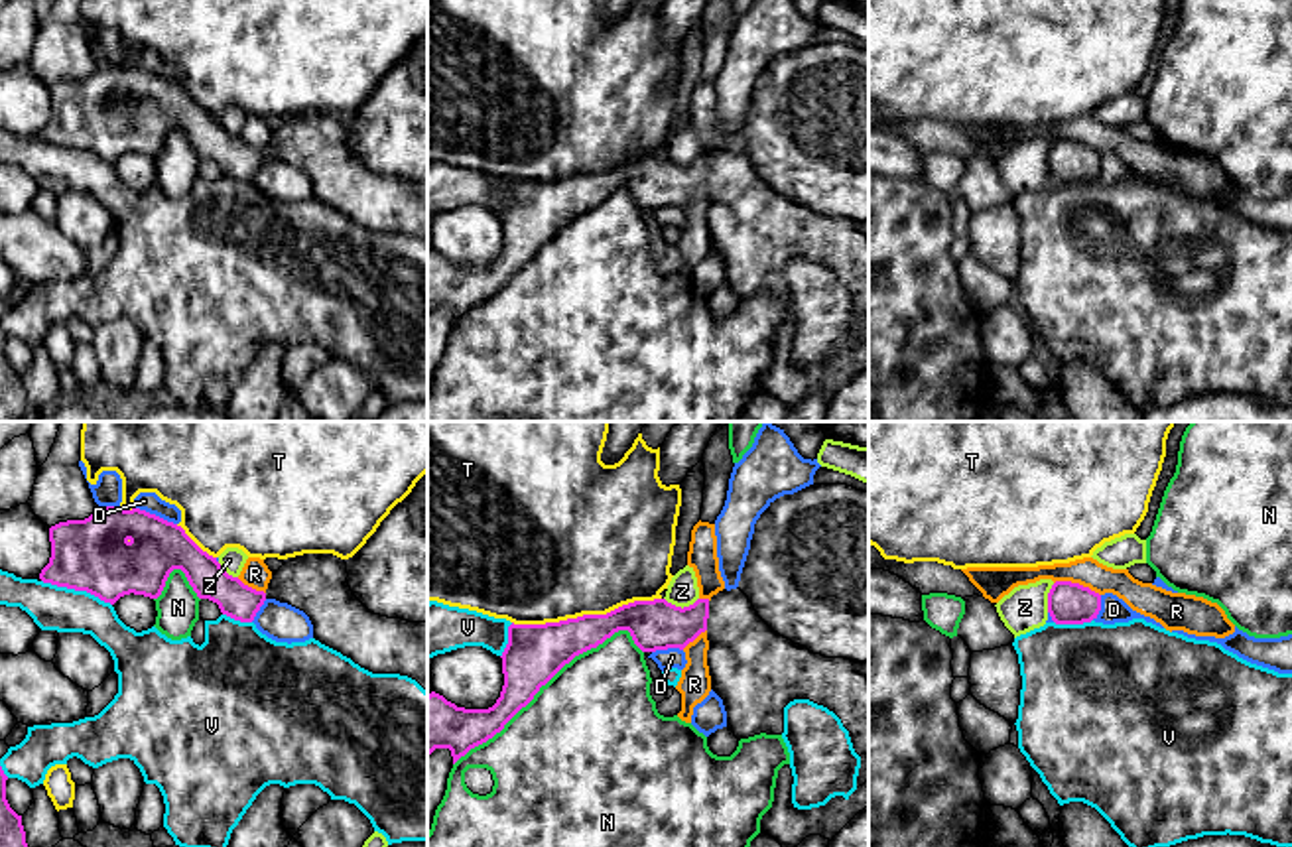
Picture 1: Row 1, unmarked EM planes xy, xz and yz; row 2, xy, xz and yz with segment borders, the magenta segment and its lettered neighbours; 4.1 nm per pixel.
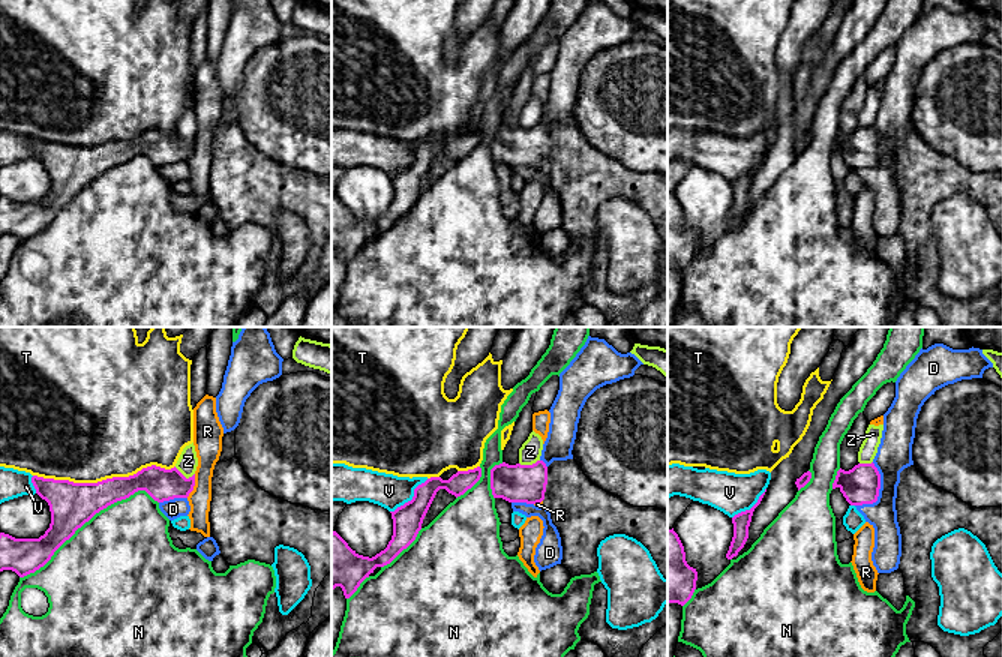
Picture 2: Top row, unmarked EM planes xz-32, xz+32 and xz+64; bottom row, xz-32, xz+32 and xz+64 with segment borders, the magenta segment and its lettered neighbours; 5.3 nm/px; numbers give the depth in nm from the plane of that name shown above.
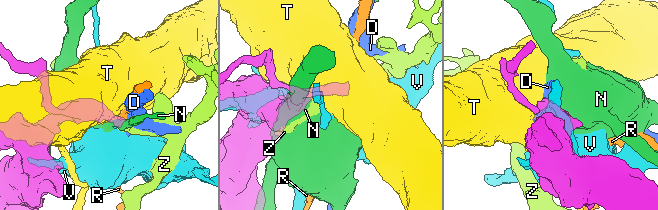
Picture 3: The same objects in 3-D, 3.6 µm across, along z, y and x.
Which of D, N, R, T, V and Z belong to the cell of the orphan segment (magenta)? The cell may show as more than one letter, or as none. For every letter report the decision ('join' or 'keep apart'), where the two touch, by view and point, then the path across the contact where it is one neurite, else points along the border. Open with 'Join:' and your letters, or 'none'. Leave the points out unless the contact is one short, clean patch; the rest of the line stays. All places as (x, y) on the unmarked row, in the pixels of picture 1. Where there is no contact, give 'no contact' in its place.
Join: none
D: keep apart | xy (154, 73)
N: keep apart | xz (540, 245)
R: keep apart | yz (1078, 142) | along yz (1054, 140), (1078, 140), (1099, 154)
T: keep apart | xz (585, 174)
V: keep apart | xy (77, 148)
Z: keep apart | xz (680, 166) | along xz (664, 156), (682, 166), (698, 158)

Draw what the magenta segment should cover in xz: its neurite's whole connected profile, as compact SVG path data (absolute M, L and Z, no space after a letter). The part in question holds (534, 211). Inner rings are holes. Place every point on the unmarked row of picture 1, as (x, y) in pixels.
M723 148L711 158L697 158L689 165L676 165L666 158L634 160L607 173L583 173L546 183L510 183L502 211L504 244L488 268L465 268L431 250L427 254L427 315L435 307L449 307L453 323L471 307L486 301L526 266L534 254L575 215L597 207L618 189L628 189L642 211L668 207L683 209L701 191L707 193L707 225L711 248L723 258L727 286L735 295L784 292L784 266L794 258L809 258L833 270L849 290L855 311L869 311L869 221L825 217L774 191L754 169L748 156L737 148Z

